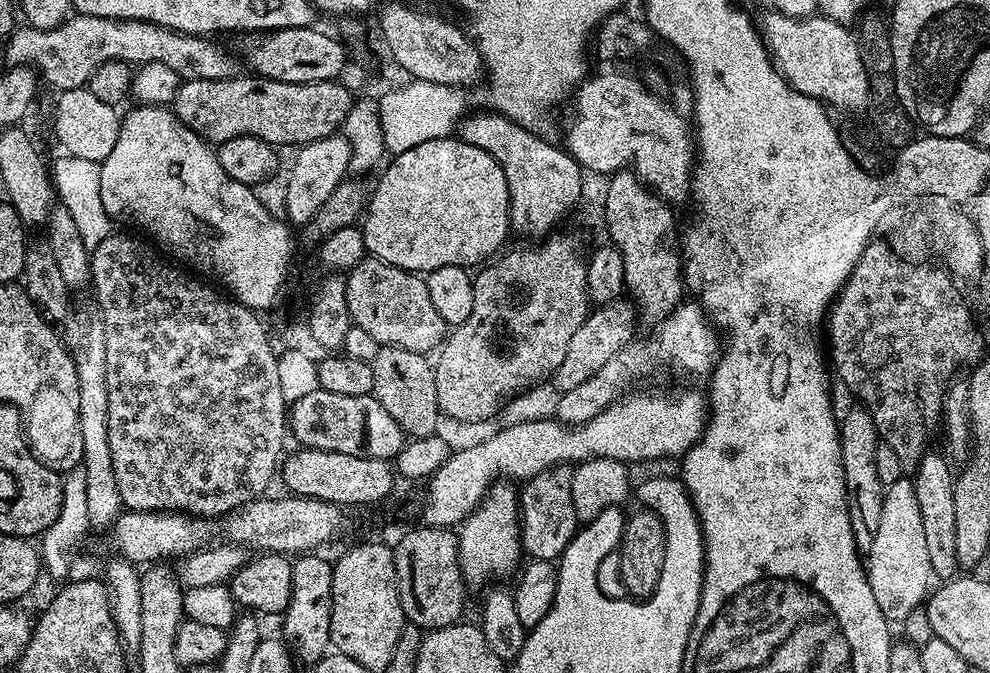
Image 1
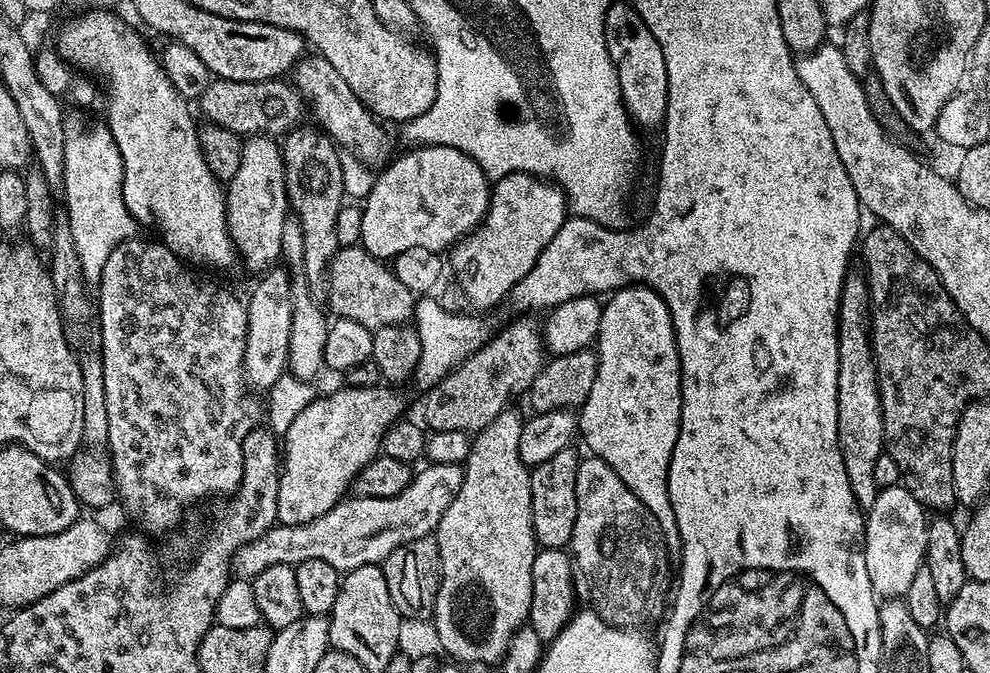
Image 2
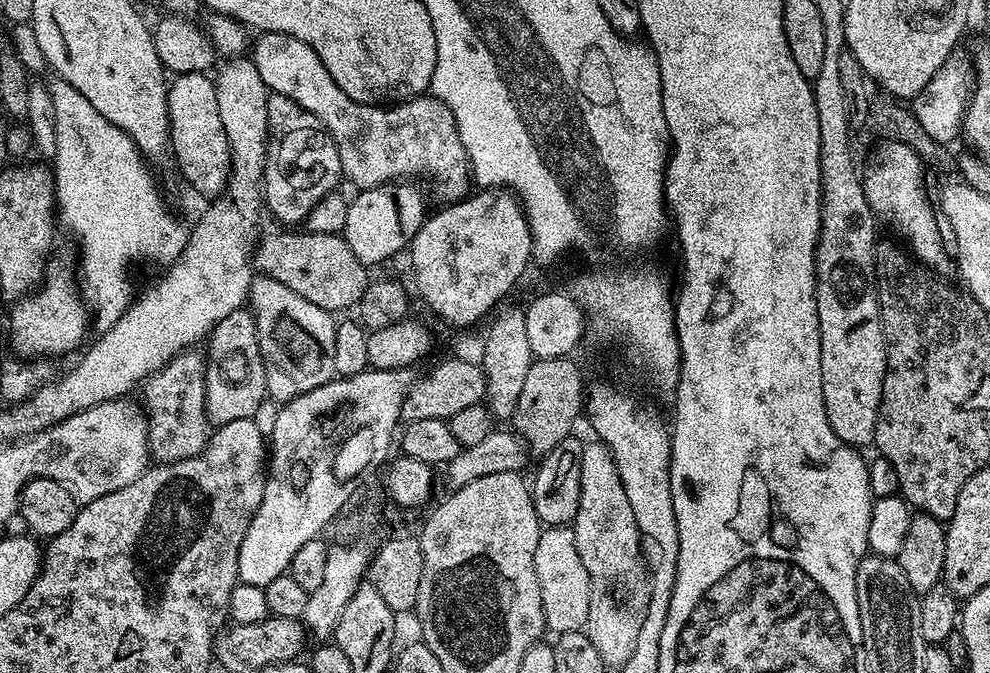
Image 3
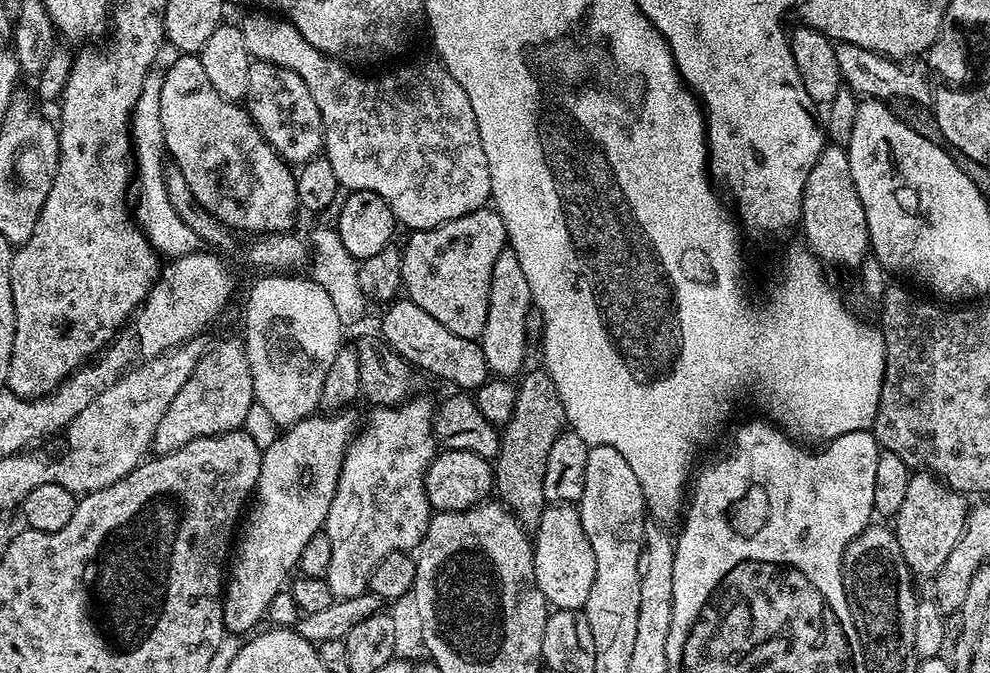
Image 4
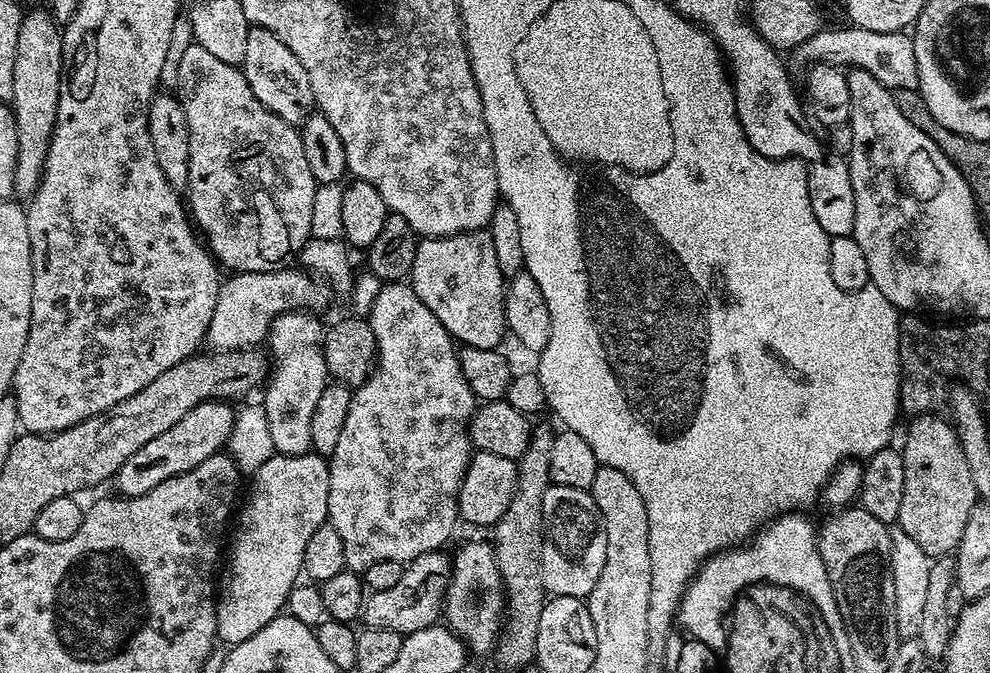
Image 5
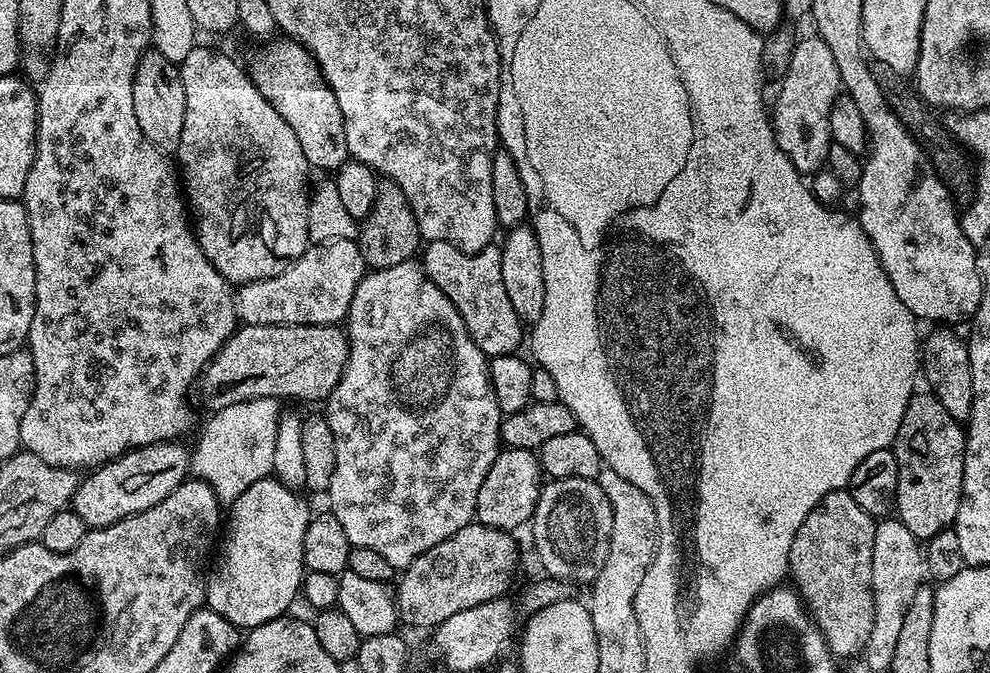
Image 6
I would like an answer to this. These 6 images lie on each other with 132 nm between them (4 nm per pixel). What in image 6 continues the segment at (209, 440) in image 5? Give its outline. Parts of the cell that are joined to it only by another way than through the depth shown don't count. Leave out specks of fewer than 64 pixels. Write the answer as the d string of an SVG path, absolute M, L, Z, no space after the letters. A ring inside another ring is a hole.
M179 441L151 444L134 448L107 464L99 465L87 473L76 487L71 507L86 522L89 530L105 528L122 518L130 518L148 510L182 484L190 472L191 453Z

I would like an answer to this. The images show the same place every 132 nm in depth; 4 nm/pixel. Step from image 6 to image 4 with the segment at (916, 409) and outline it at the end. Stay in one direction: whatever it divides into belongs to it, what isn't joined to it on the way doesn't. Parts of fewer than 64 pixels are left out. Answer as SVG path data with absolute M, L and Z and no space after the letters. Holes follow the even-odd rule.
M917 471L906 486L906 498L902 501L902 510L894 518L894 531L902 558L913 577L928 576L935 578L942 570L942 562L950 555L950 550L962 538L966 518L970 507L969 501L961 493L948 487L942 480L937 480L930 472Z

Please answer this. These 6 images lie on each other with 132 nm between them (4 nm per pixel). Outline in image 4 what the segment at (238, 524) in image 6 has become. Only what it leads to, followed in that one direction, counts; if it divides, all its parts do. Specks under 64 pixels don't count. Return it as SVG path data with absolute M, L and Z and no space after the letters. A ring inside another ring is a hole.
M352 410L313 414L277 435L276 441L263 449L262 466L250 504L252 517L248 525L247 520L243 525L226 584L224 627L229 633L251 633L257 627L255 624L267 617L274 594L285 591L306 542L324 527L330 502L334 502L340 467L357 432L358 423Z

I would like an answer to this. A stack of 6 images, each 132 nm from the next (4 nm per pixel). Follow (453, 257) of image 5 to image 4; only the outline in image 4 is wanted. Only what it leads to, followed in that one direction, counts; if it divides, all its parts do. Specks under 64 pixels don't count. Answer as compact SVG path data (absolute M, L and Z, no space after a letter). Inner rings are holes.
M485 206L466 214L462 218L454 218L454 222L446 222L437 228L427 228L421 232L413 231L412 236L402 244L402 288L407 299L414 301L430 318L442 322L450 334L458 334L458 338L479 341L486 326L488 299L490 298L490 274L494 274L494 262L508 244L508 231L495 207Z

